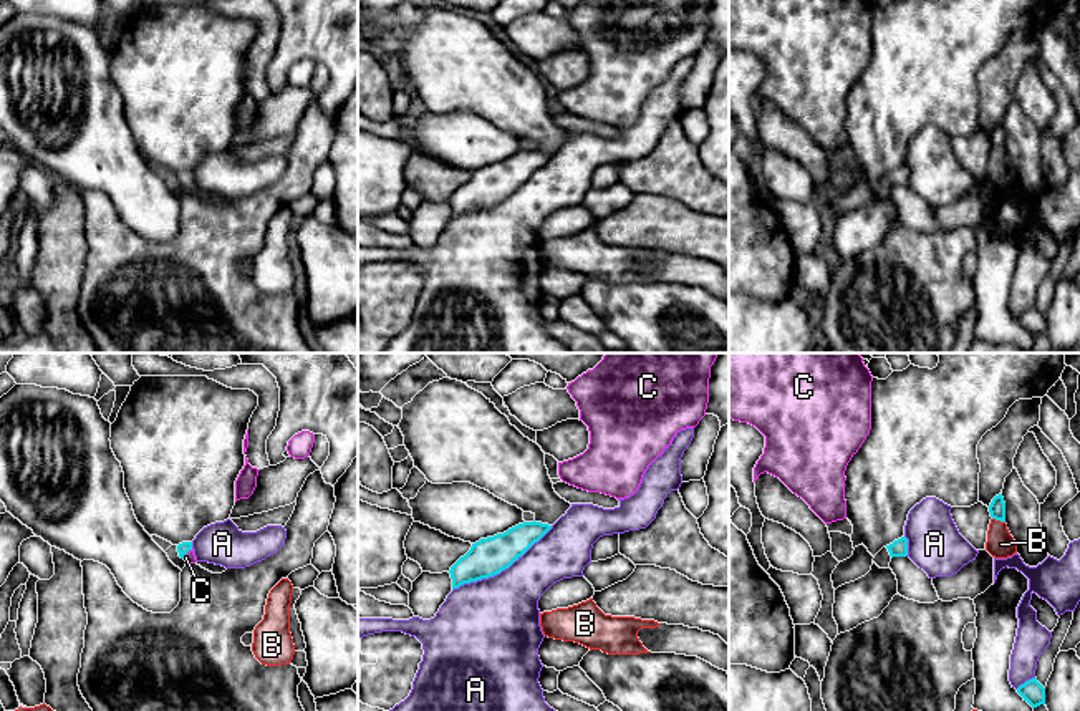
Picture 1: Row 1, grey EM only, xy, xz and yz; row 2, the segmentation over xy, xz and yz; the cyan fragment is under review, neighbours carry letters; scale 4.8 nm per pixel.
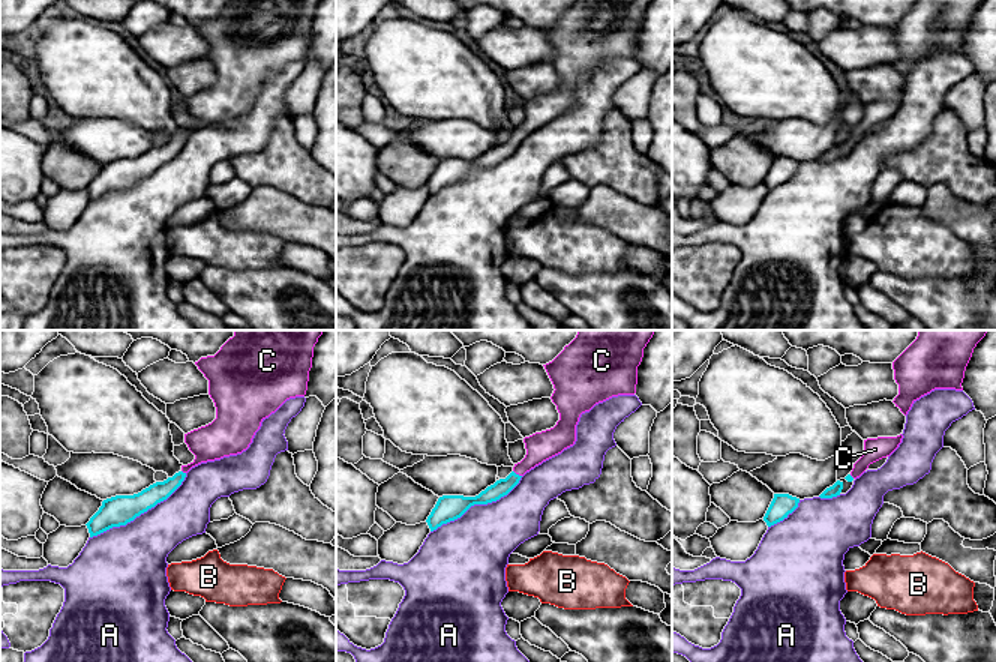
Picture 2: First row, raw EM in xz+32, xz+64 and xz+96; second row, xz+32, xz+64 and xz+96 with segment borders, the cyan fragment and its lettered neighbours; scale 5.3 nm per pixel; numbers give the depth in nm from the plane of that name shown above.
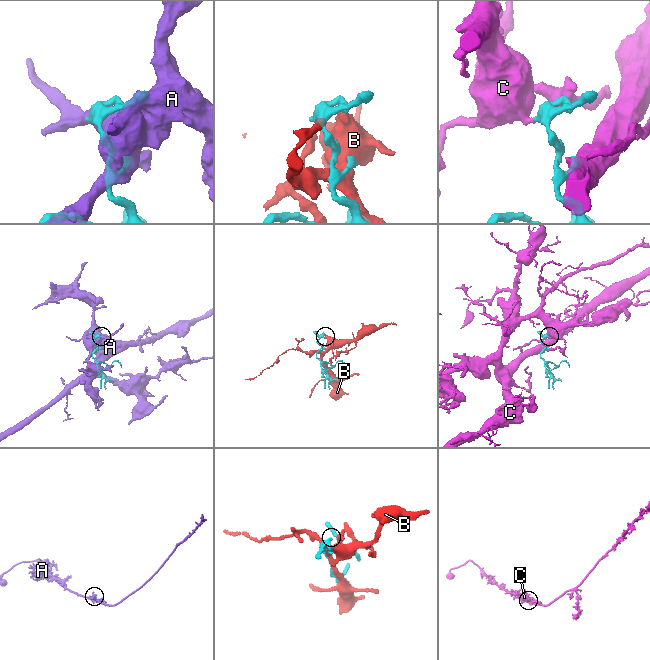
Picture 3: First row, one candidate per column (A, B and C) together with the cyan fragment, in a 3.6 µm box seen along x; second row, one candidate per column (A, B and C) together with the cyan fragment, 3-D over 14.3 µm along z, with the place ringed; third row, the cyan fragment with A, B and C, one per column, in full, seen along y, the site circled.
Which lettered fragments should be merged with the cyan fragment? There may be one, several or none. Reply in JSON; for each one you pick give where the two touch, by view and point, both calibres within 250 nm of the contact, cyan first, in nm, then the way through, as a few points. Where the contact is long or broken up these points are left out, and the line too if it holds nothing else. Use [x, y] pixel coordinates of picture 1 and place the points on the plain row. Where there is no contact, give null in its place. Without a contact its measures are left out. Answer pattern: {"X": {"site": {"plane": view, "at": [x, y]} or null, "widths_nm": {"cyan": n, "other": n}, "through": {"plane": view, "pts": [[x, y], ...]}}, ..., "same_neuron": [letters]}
{"C": {"site": {"plane": "xy", "at": [188, 179]}, "widths_nm": {"cyan": 60, "other": 50}, "through": {"plane": "xy", "pts": [[184, 176], [188, 179], [189, 186]]}}, "same_neuron": ["C"]}

